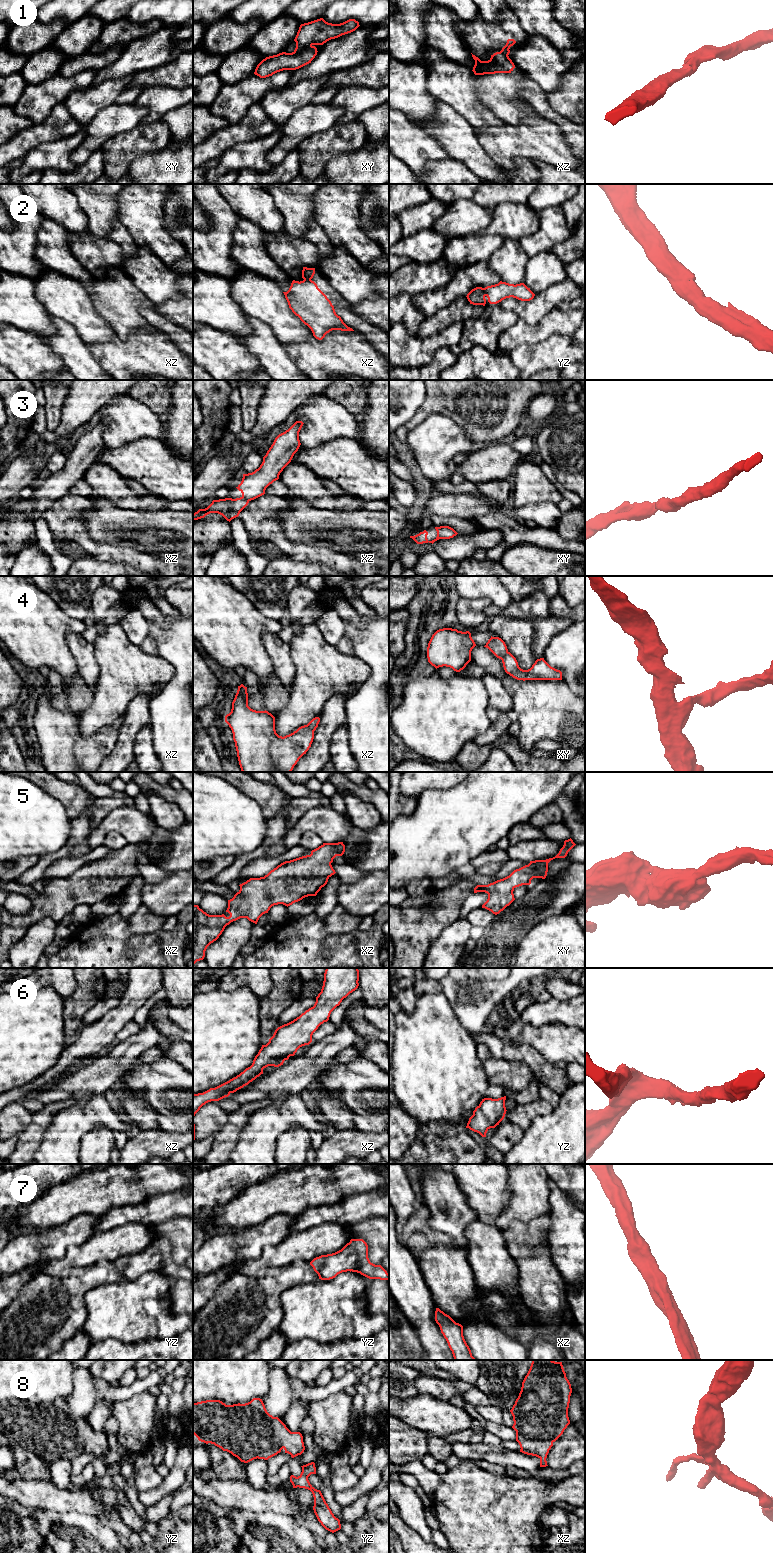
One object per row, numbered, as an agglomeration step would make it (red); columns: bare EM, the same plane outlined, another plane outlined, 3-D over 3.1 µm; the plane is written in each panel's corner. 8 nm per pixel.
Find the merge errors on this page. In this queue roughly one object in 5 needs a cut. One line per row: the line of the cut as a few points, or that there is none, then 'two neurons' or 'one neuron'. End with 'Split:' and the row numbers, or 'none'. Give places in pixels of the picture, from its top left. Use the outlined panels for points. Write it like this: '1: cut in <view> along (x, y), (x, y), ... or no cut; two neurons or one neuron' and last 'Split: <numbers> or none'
1: cut in xy along (311, 45), (294, 52); two neurons
2: no cut; one neuron
3: no cut; one neuron
4: no cut; one neuron
5: no cut; one neuron
6: no cut; one neuron
7: no cut; one neuron
8: no cut; one neuron
Split: 1

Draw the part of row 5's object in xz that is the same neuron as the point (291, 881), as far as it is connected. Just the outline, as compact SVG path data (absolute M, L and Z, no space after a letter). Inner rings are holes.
M343 842L323 843L312 850L310 855L285 861L264 877L250 878L240 884L240 890L232 899L228 900L226 912L230 914L229 917L224 914L209 915L198 905L193 905L193 963L204 959L207 947L219 938L225 927L231 922L247 918L257 924L259 918L268 913L274 905L283 904L288 907L305 897L316 896L321 888L327 884L328 879L336 873L331 865L333 859L336 856L342 856L344 852Z

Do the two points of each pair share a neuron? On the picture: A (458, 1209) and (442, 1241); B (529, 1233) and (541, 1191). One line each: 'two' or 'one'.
A: two
B: two

